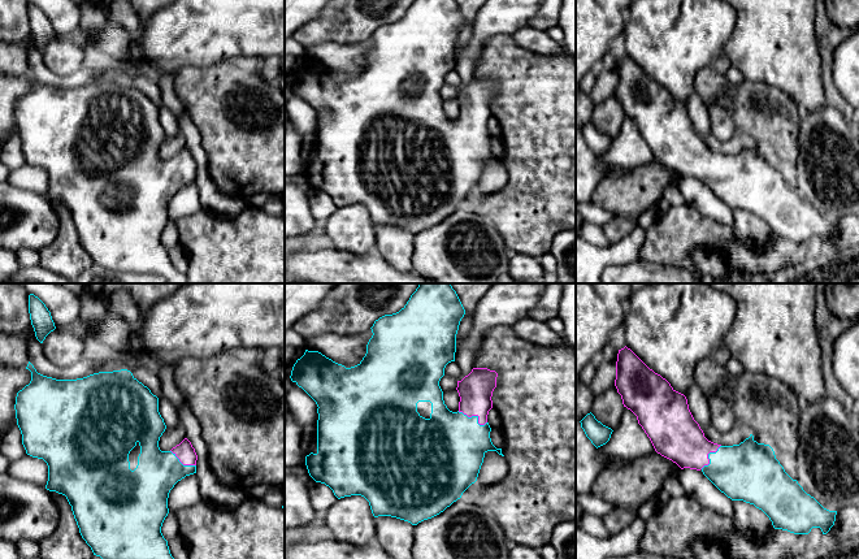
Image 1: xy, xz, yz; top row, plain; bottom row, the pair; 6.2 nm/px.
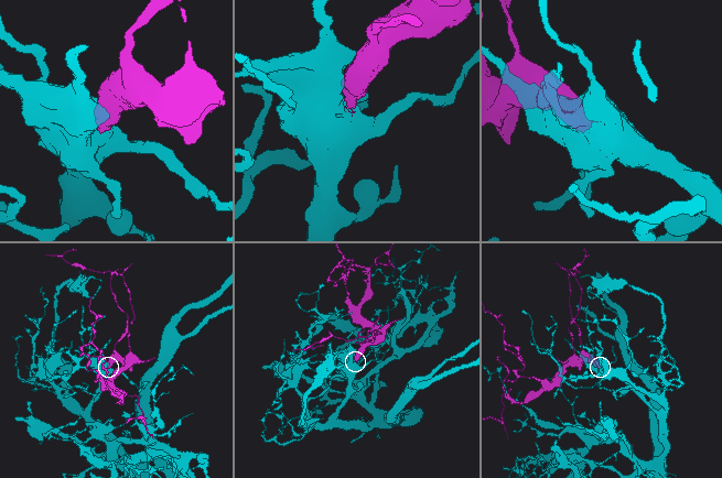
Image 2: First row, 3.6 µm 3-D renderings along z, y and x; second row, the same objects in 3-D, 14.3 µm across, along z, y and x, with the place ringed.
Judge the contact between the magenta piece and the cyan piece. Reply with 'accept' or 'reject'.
accept

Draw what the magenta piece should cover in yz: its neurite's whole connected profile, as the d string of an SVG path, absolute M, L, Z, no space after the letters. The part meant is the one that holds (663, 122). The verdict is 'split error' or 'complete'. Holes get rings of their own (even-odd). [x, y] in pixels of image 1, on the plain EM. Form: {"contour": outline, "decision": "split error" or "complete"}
{"contour": "M626 55L617 62L615 95L624 116L637 125L638 133L658 162L672 169L681 178L702 179L732 209L743 209L762 218L775 238L808 243L812 237L820 237L823 243L827 243L834 234L837 220L824 217L807 203L798 190L785 181L769 153L758 152L752 143L733 155L708 150L694 129L686 105L676 100L665 87L650 78Z", "decision": "split error"}

